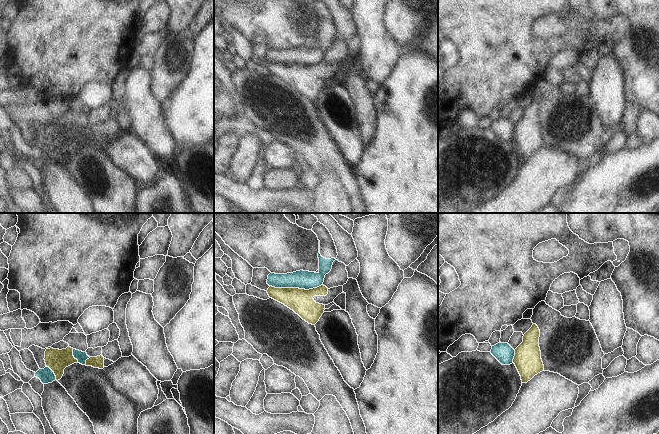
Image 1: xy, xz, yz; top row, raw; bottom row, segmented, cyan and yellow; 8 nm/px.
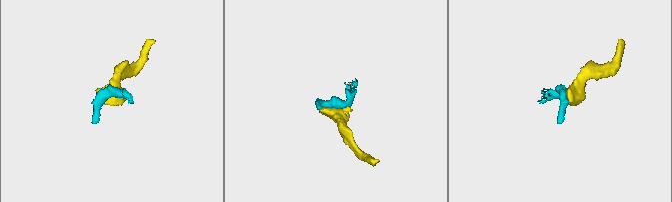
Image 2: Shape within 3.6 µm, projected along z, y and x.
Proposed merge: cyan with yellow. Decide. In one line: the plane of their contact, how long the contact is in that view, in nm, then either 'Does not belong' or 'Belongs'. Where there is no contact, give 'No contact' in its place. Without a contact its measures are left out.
Touches cyan in xz. Shared border 420 nm. Does not belong

